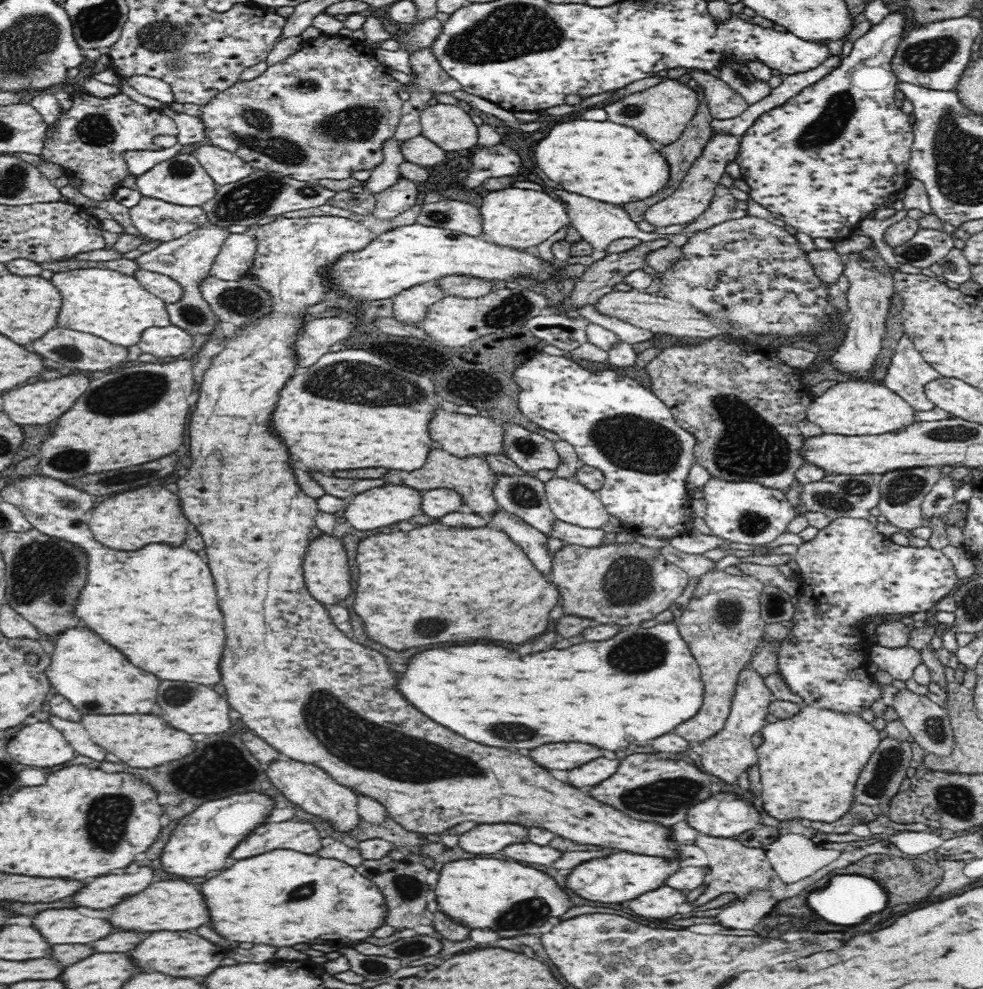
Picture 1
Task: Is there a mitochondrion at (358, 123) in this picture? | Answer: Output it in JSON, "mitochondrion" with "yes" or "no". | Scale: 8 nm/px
{"mitochondrion":"yes"}

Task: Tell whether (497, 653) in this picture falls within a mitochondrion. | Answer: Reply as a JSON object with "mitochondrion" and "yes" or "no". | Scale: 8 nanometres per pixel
{"mitochondrion":"no"}

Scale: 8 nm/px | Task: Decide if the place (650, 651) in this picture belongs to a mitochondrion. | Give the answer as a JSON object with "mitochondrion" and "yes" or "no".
{"mitochondrion":"yes"}

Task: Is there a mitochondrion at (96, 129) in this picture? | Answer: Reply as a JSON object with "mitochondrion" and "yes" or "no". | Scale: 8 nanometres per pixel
{"mitochondrion":"yes"}

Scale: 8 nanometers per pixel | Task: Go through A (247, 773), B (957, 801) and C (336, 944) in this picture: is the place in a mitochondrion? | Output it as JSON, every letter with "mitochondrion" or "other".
{"A":"other","B":"mitochondrion","C":"other"}

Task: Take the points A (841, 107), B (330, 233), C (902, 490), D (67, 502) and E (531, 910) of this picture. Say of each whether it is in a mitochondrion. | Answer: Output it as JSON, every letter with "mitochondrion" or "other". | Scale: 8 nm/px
{"A":"mitochondrion","B":"other","C":"mitochondrion","D":"mitochondrion","E":"mitochondrion"}

